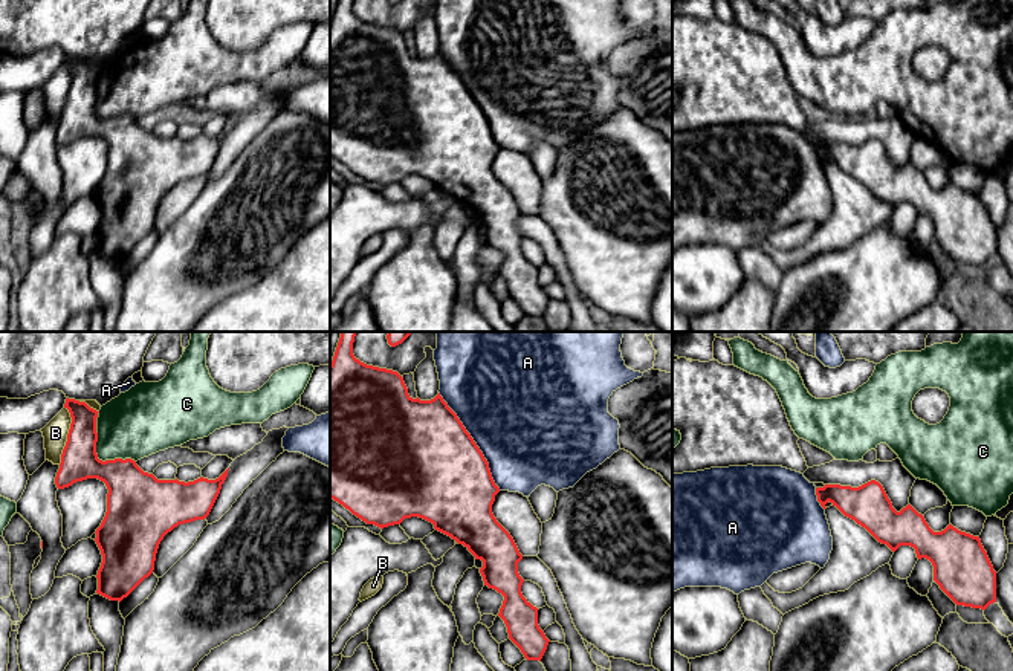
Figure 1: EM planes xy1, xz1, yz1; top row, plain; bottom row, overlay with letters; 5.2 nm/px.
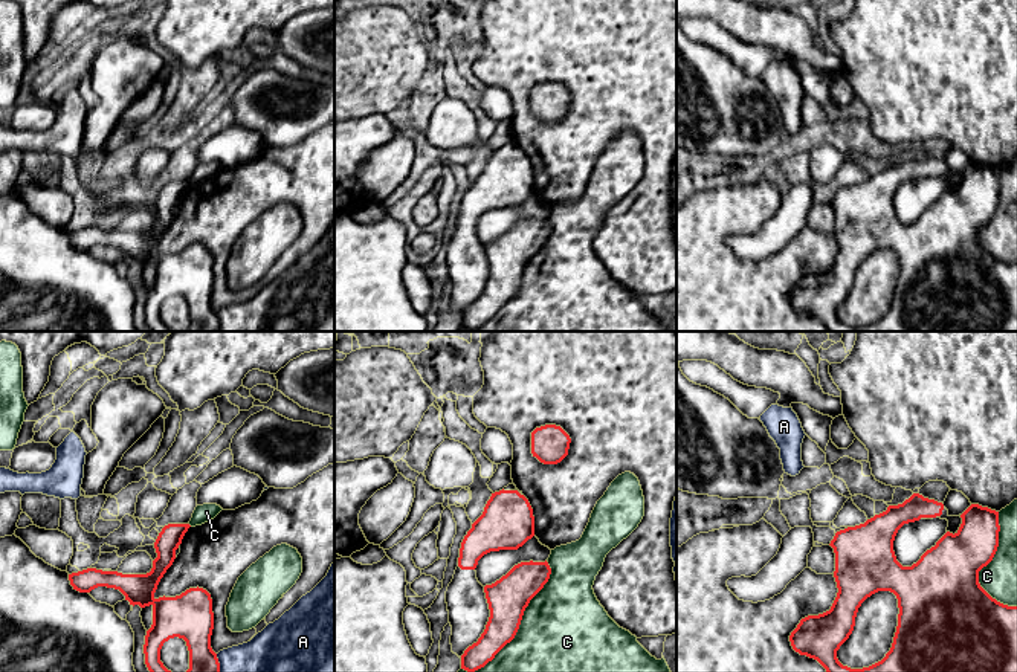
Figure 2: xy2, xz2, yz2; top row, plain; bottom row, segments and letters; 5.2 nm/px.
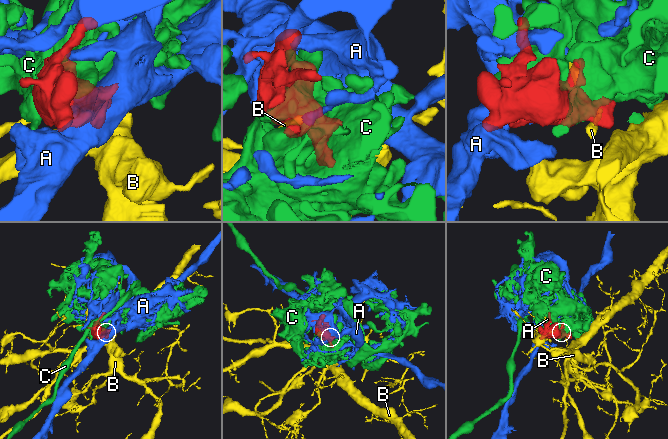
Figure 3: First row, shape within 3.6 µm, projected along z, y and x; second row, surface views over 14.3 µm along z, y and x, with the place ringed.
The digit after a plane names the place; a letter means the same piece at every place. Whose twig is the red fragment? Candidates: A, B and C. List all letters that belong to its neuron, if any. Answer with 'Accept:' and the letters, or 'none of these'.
Accept: A

